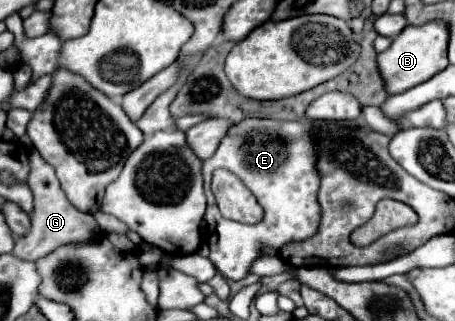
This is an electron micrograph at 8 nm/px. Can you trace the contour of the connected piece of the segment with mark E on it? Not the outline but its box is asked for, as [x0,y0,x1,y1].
[203,119,319,281]

